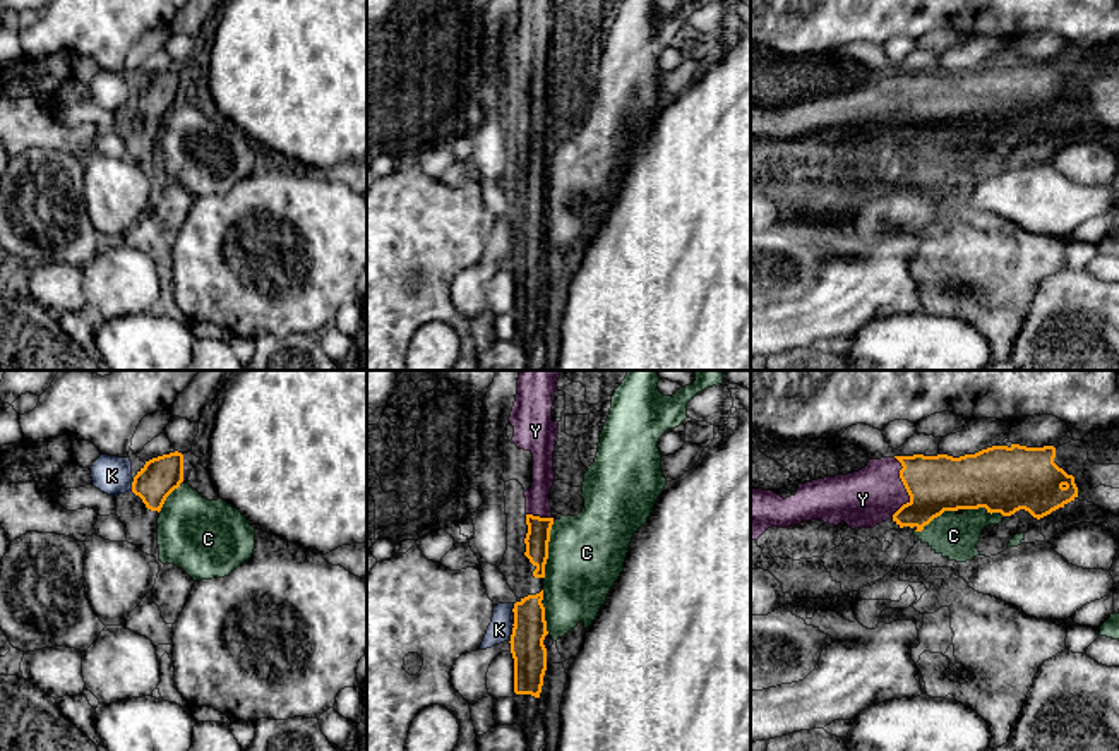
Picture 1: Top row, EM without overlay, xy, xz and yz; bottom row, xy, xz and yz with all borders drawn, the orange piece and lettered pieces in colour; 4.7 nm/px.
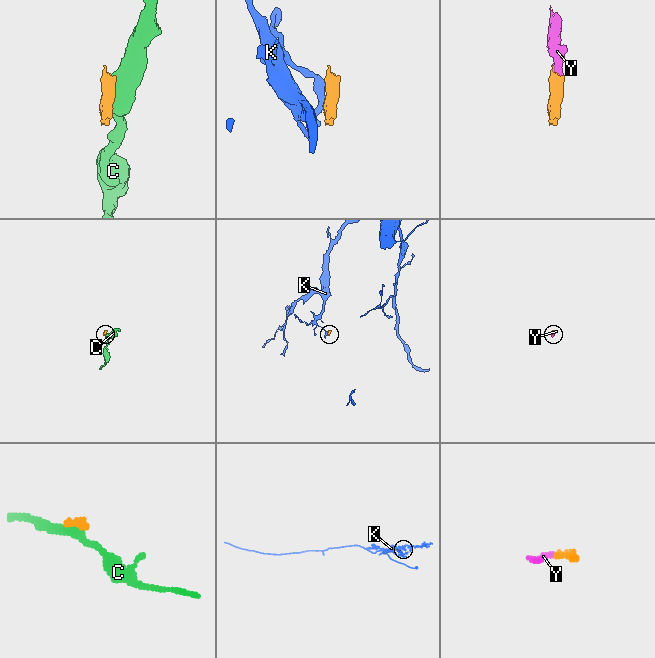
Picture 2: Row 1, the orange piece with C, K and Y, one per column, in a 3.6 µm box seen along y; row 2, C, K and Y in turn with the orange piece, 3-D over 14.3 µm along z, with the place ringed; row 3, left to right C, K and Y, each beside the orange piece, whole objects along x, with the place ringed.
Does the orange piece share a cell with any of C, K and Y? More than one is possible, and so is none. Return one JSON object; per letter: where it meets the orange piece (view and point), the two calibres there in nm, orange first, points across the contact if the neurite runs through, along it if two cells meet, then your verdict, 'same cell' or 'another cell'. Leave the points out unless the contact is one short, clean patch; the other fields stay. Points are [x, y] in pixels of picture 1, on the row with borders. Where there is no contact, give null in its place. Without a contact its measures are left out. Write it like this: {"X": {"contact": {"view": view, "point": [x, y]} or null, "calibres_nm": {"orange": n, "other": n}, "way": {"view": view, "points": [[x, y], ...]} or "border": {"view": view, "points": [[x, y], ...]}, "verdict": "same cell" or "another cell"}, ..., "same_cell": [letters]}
{"C": {"contact": {"view": "yz", "point": [958, 508]}, "calibres_nm": {"orange": 320, "other": 200}, "verdict": "another cell"}, "K": {"contact": {"view": "xz", "point": [514, 607]}, "calibres_nm": {"orange": 160, "other": 110}, "border": {"view": "xz", "points": [[514, 604], [511, 611]]}, "verdict": "another cell"}, "Y": {"contact": {"view": "yz", "point": [905, 487]}, "calibres_nm": {"orange": 260, "other": 280}, "way": {"view": "yz", "points": [[936, 484], [905, 487], [886, 487], [862, 499]]}, "verdict": "same cell"}, "same_cell": ["Y"]}

